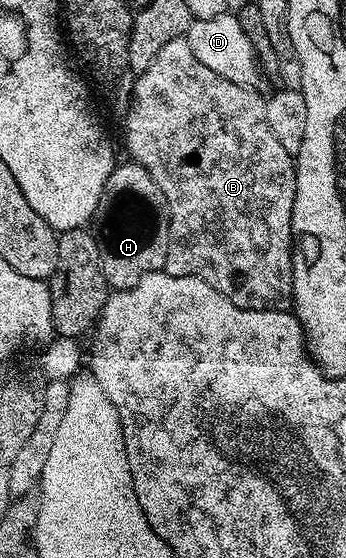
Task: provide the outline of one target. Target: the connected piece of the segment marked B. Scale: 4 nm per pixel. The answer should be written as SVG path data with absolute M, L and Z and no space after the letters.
M186 38L168 42L157 53L157 58L144 72L138 73L135 78L135 88L131 91L131 99L126 105L127 125L123 132L127 135L127 152L134 163L139 164L157 182L161 194L165 194L167 213L171 216L169 222L169 246L165 254L164 272L174 276L192 276L209 282L229 302L242 308L265 310L266 308L278 309L282 300L291 300L291 283L293 270L291 269L291 254L293 251L293 237L291 234L291 219L293 218L293 198L297 194L297 178L295 177L295 161L293 156L286 152L285 147L277 142L277 137L272 133L266 113L266 99L255 93L254 87L237 82L229 82L229 78L221 78L221 74L213 74L209 66L197 62L193 58L193 50L189 50Z

